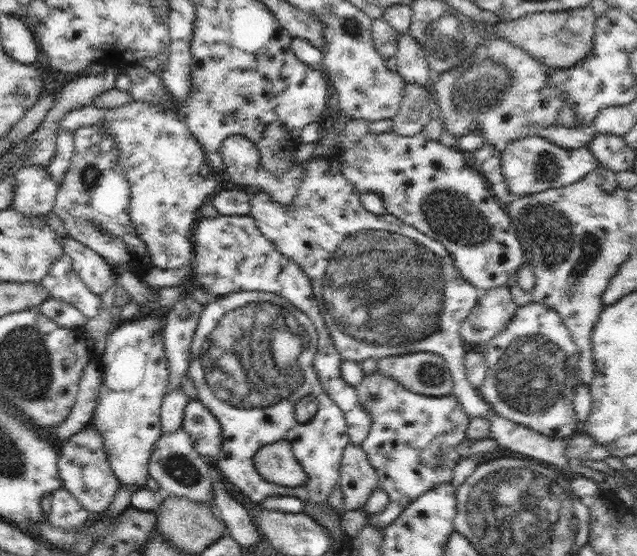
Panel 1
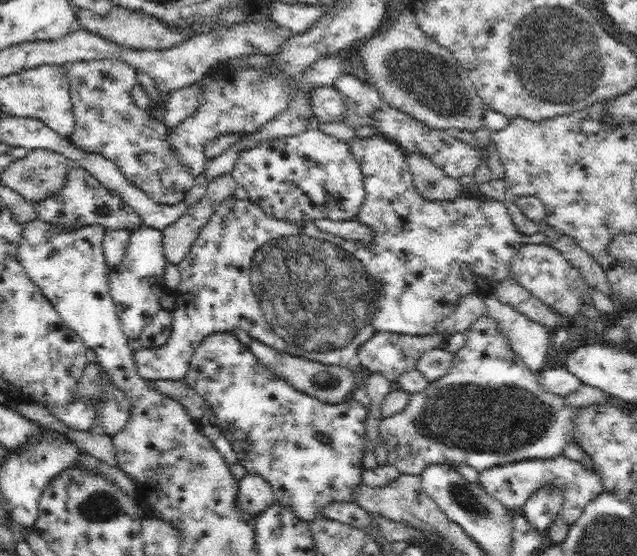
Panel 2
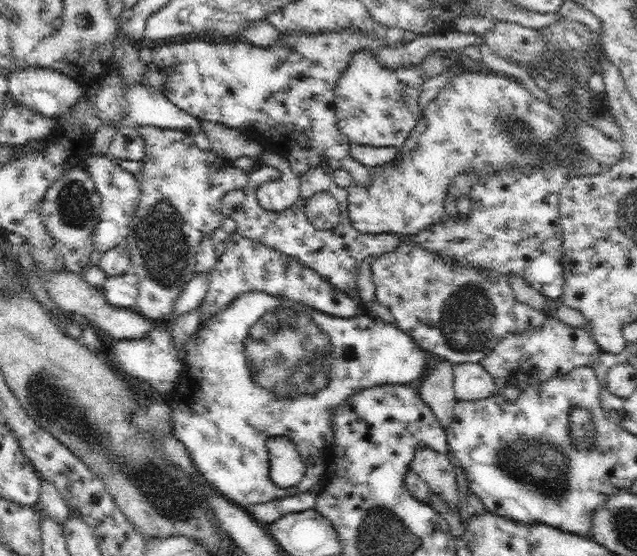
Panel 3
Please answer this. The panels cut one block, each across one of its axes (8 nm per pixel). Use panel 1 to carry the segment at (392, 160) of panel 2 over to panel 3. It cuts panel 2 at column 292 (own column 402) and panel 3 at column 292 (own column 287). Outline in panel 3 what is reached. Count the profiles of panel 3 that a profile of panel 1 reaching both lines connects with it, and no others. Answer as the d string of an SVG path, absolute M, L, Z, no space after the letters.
M264 166L255 171L248 172L248 182L241 189L234 189L224 195L221 200L221 211L223 216L228 216L236 221L237 231L246 238L258 241L270 248L274 248L286 255L296 257L299 261L312 267L328 283L334 284L341 292L348 296L354 296L352 290L356 288L357 277L361 262L368 256L374 258L392 252L405 239L405 235L389 233L383 237L369 237L349 228L346 215L342 217L341 223L330 230L316 228L306 216L303 210L304 202L313 194L318 192L329 192L338 202L342 214L347 211L347 190L340 188L332 177L329 168L316 166L300 176L300 198L286 210L276 212L262 208L256 201L257 189L264 184L268 178L264 174Z

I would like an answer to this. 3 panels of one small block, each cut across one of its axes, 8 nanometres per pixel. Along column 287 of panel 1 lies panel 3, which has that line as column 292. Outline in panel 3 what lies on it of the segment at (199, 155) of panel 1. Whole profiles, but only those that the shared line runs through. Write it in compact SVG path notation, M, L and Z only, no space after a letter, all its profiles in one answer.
M265 149L263 162L280 171L280 176L268 178L257 189L256 201L266 210L280 212L290 208L300 198L300 179L292 172L289 160Z

